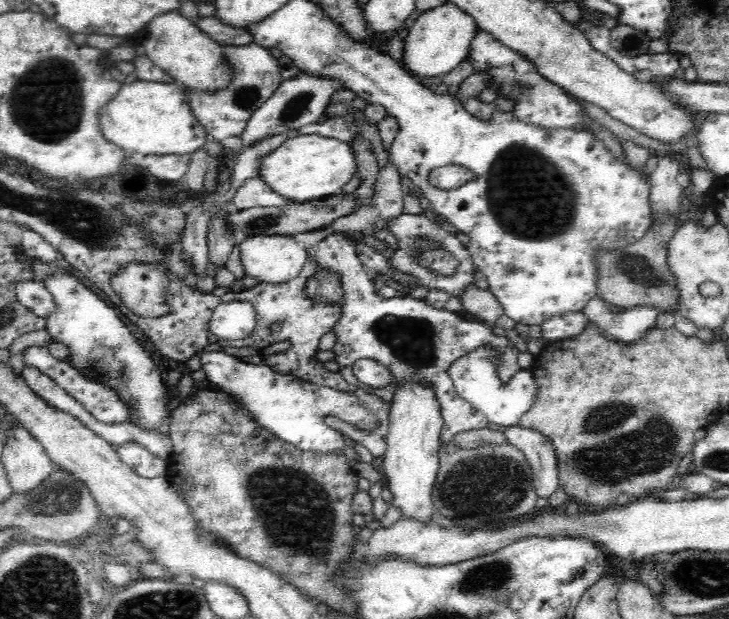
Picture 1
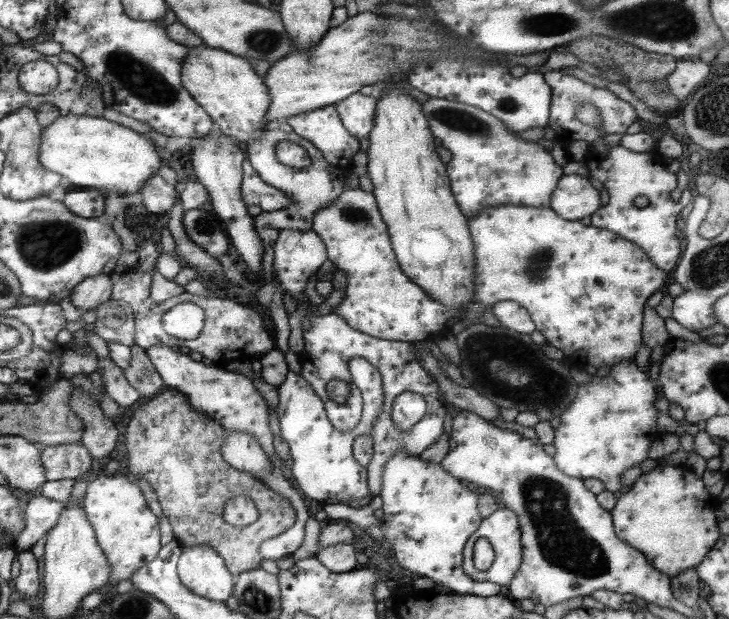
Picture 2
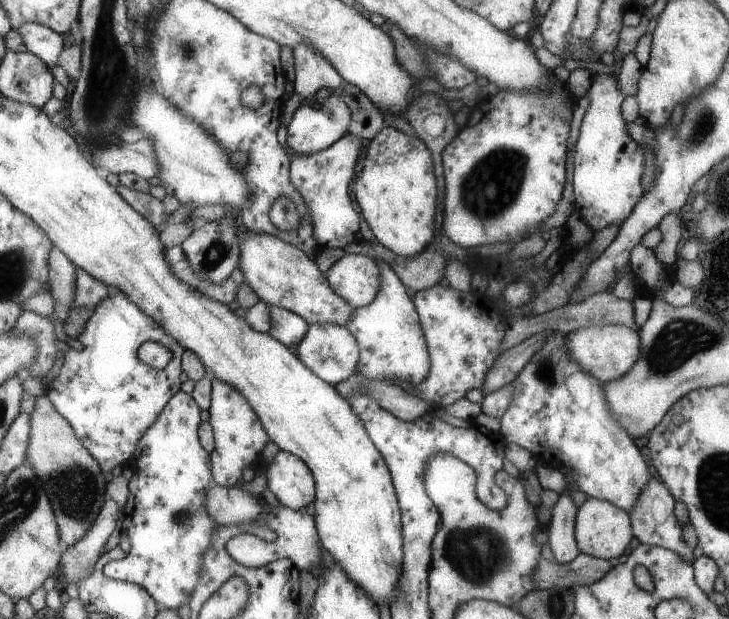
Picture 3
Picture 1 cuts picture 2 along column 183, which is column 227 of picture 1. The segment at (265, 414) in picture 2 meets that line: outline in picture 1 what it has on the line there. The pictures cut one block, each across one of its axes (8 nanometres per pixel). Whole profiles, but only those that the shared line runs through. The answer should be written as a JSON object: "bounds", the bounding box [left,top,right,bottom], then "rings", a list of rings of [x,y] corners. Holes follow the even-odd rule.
{"bounds":[194,352,374,452],"rings":[[[200,352],[194,360],[196,368],[202,368],[206,372],[206,378],[214,390],[238,396],[238,400],[242,400],[246,408],[254,414],[258,424],[274,432],[280,440],[286,440],[304,452],[344,450],[344,436],[336,432],[332,426],[328,426],[324,420],[328,414],[336,414],[338,418],[356,424],[358,428],[374,426],[374,418],[370,416],[370,412],[362,410],[358,406],[358,400],[354,400],[350,394],[304,382],[290,374],[278,374],[264,362],[248,364],[242,362],[238,356],[224,352]]]}

